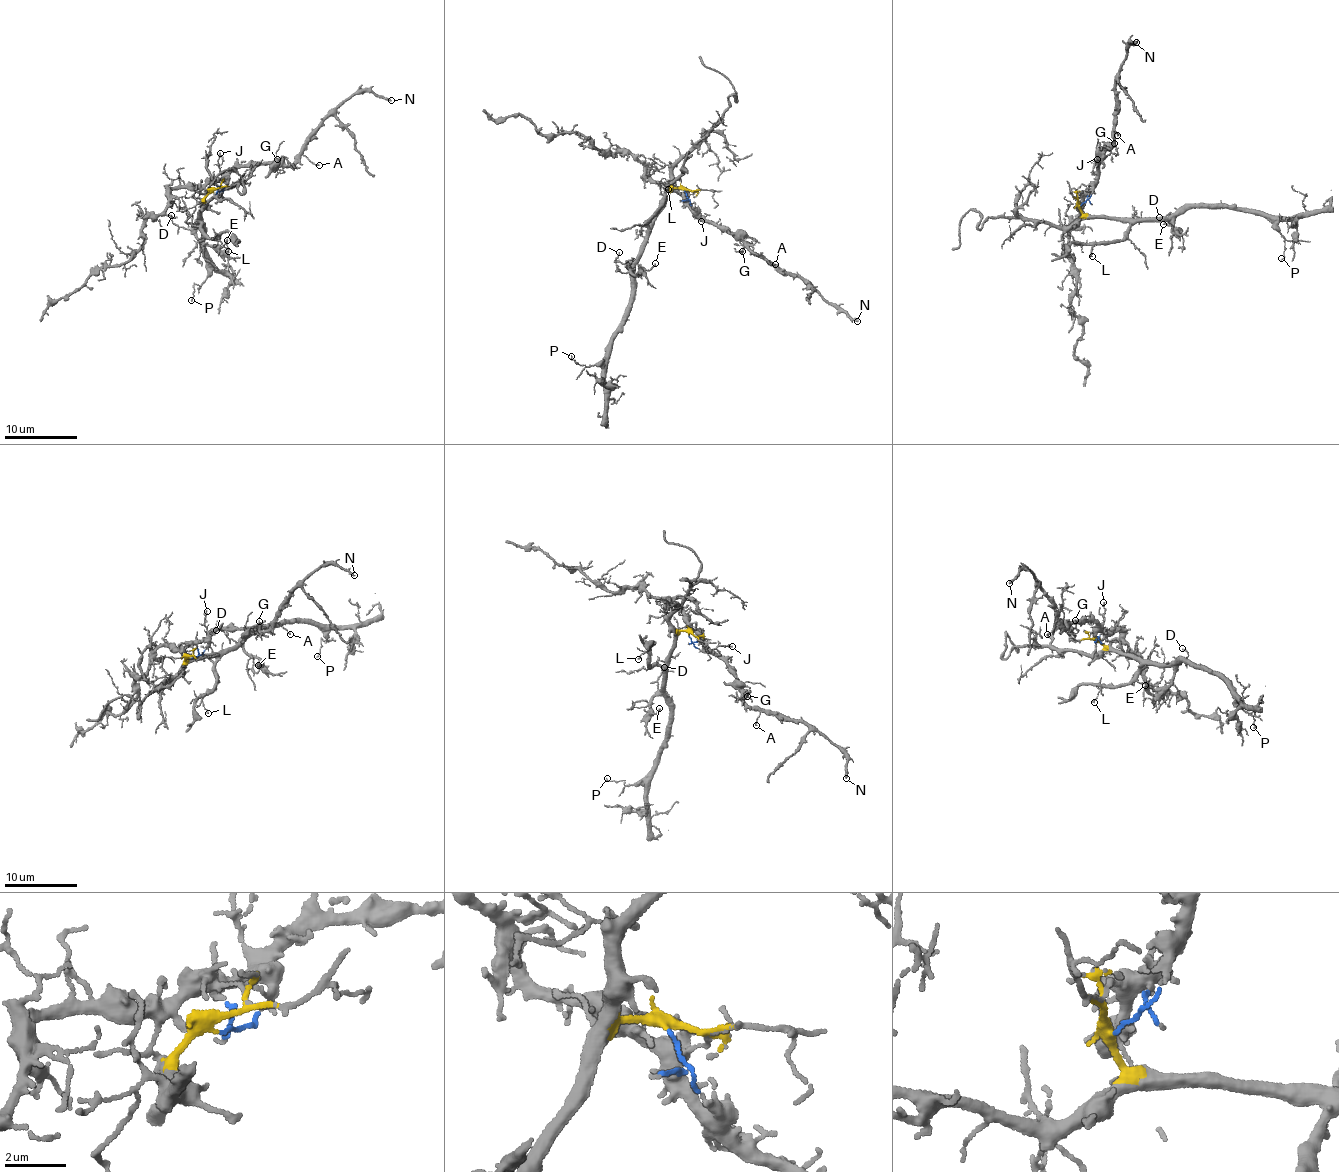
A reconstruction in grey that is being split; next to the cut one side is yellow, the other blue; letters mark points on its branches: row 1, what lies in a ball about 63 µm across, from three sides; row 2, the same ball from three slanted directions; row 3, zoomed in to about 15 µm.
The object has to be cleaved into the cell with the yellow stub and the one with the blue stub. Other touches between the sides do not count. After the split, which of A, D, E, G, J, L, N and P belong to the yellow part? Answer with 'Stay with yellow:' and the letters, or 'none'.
Stay with yellow: D, E, L, P

